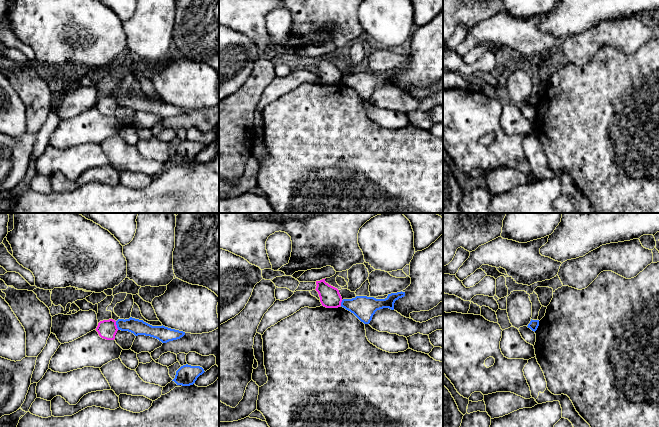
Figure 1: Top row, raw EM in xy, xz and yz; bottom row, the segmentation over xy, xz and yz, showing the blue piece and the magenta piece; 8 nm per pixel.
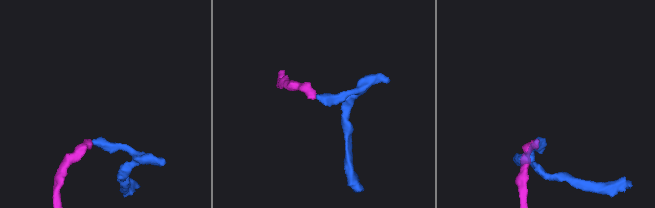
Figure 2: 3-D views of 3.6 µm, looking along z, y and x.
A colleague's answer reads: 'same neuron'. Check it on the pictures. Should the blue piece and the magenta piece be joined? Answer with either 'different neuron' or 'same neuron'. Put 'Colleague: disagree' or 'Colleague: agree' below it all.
different neuron
Colleague: disagree

